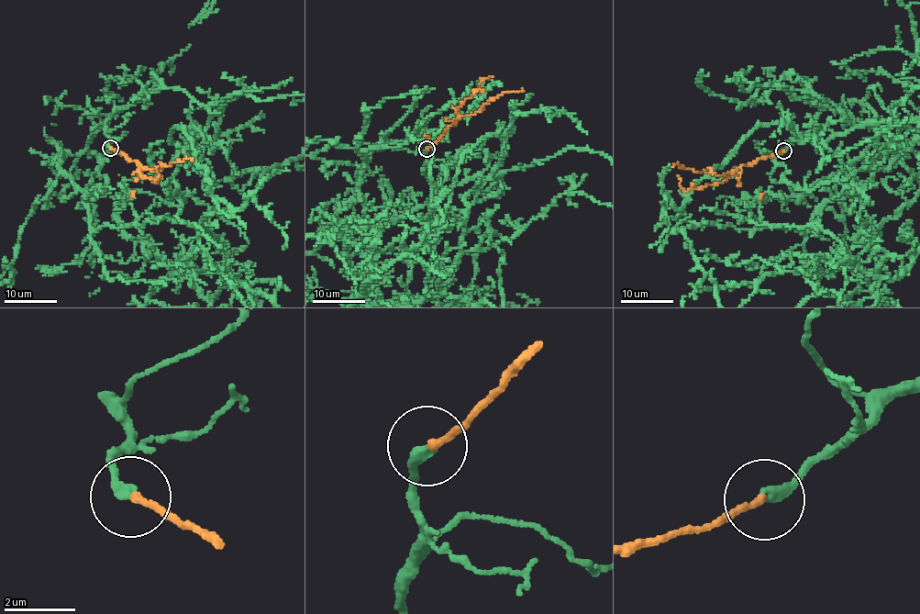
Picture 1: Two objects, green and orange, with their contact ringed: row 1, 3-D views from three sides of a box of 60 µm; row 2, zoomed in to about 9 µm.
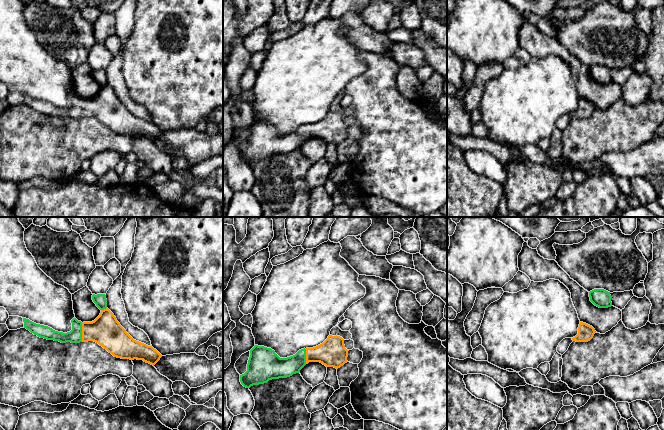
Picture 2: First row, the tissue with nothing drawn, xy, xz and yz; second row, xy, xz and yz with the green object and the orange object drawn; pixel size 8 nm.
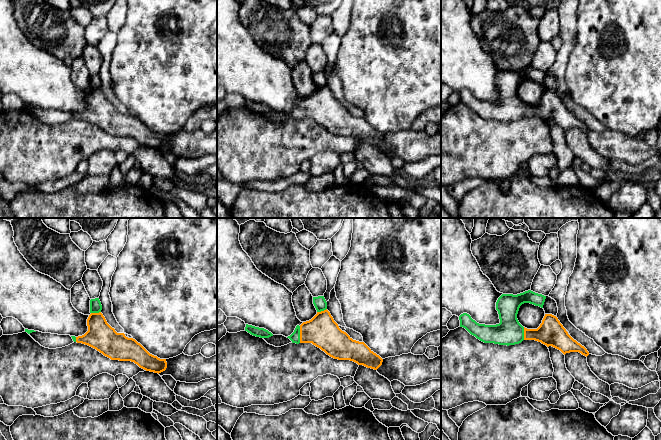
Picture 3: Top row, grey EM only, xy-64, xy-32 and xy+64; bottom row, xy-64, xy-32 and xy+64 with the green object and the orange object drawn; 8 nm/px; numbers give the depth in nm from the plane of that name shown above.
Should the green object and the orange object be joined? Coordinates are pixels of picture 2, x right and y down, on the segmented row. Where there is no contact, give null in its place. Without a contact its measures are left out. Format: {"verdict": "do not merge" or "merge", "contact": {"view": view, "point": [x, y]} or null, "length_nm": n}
{"verdict": "do not merge", "contact": {"view": "xy", "point": [81, 332]}, "length_nm": 150}

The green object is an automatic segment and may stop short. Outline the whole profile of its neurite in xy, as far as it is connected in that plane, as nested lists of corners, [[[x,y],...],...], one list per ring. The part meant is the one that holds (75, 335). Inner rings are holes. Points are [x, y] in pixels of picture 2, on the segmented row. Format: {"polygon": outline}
{"polygon": [[[23,318],[24,328],[29,330],[34,335],[47,340],[59,341],[61,343],[71,342],[80,343],[82,342],[82,322],[76,318],[71,320],[72,330],[67,333],[58,332],[52,328],[40,324],[36,324],[29,319]]]}

